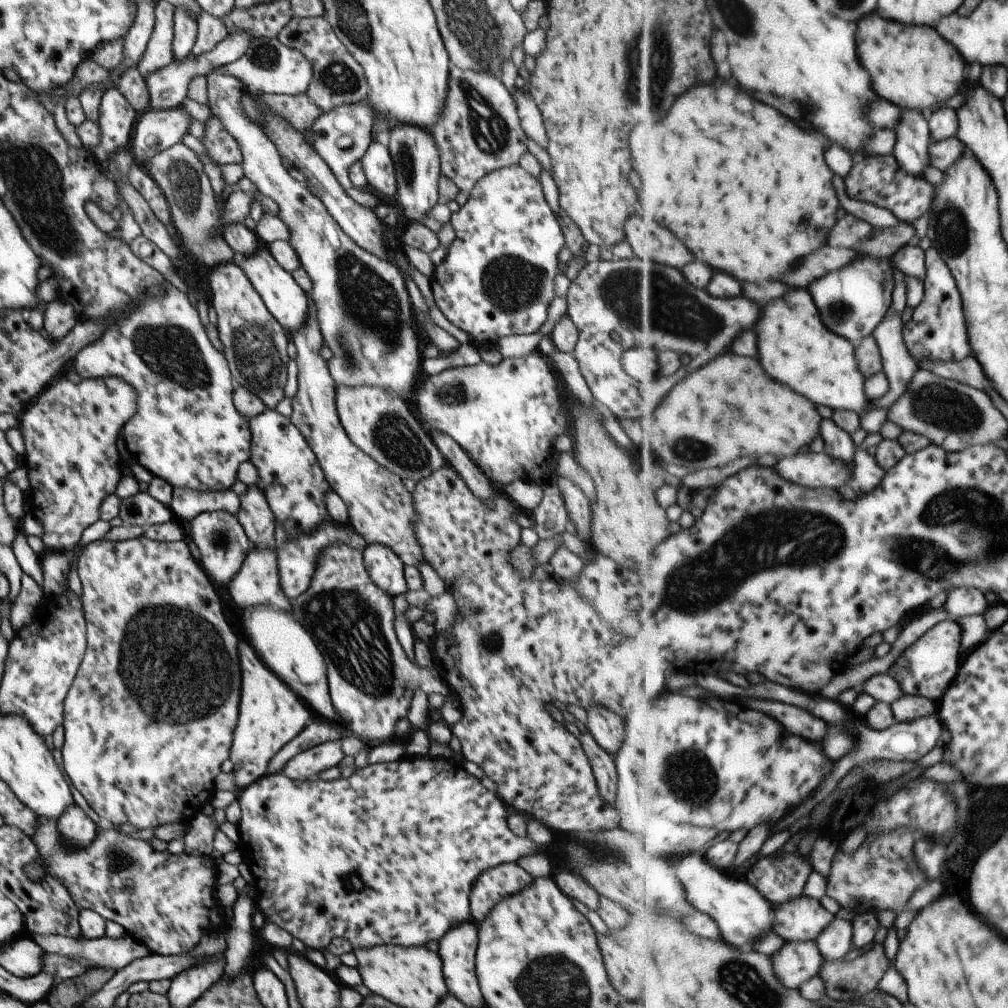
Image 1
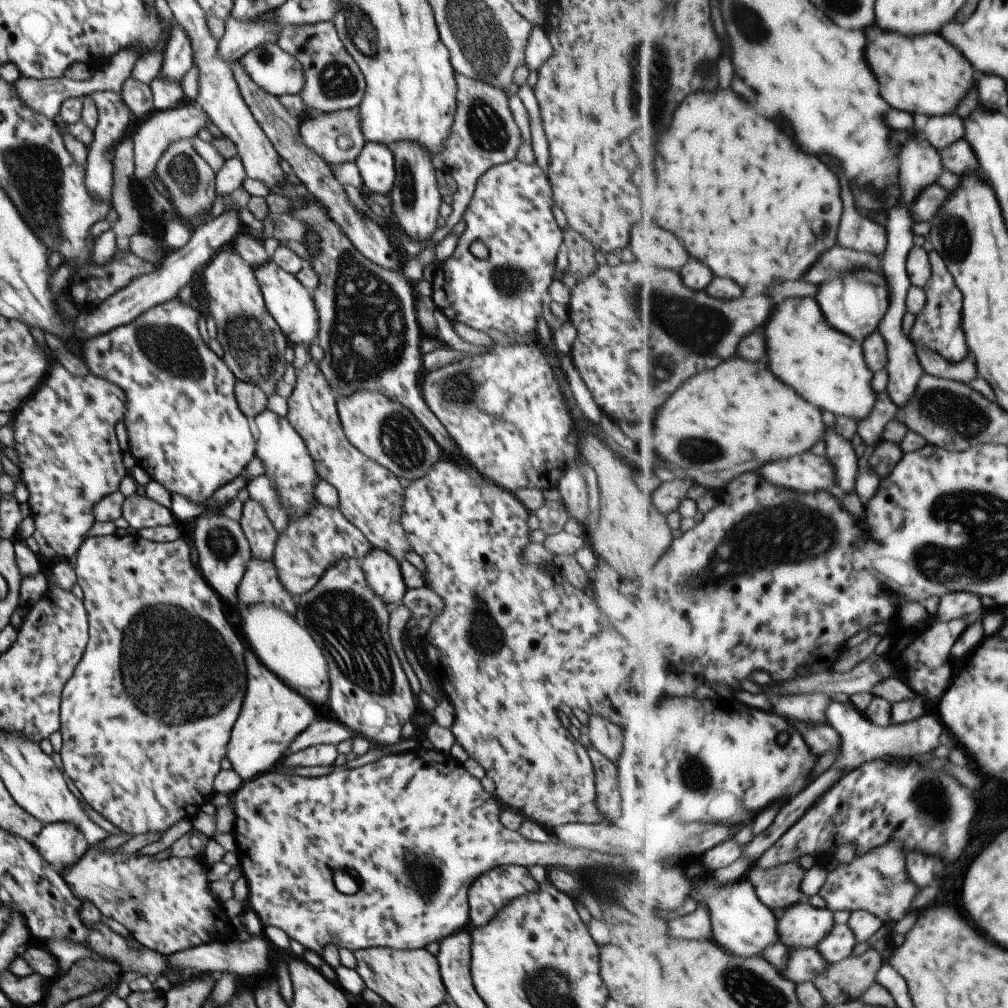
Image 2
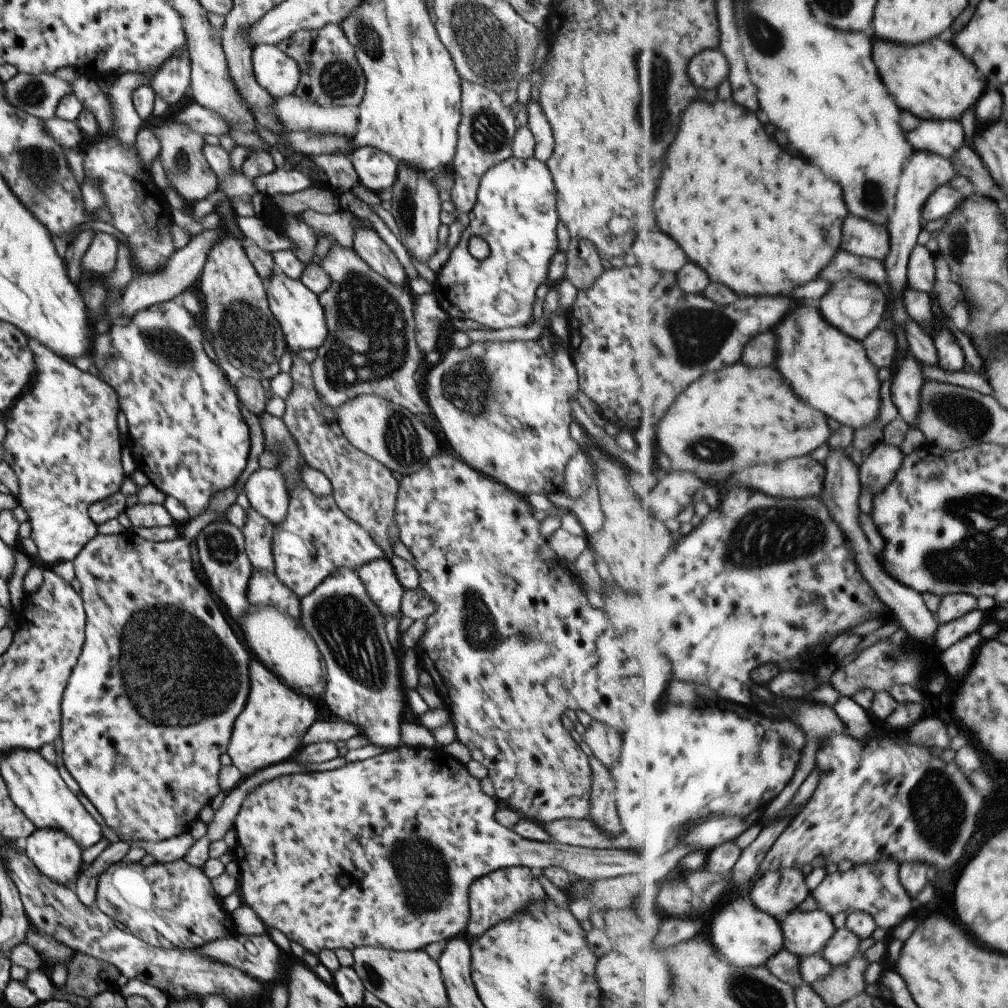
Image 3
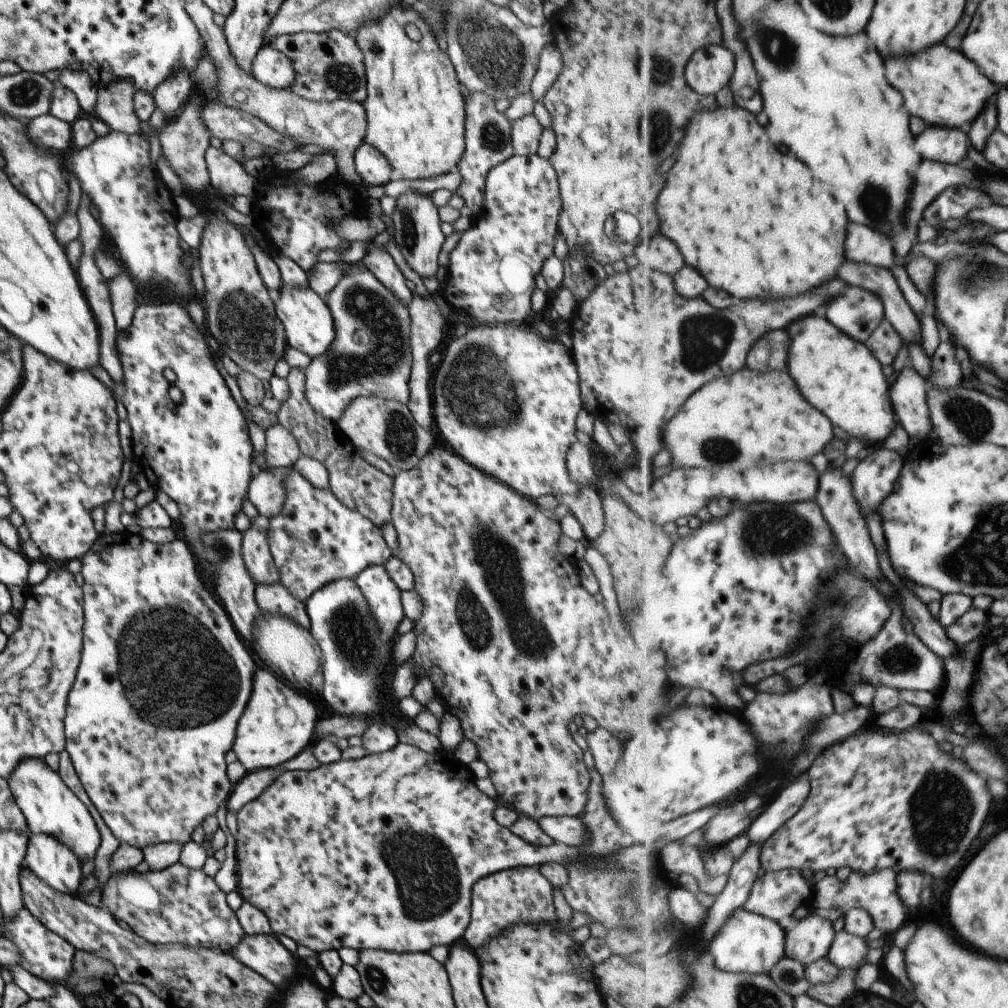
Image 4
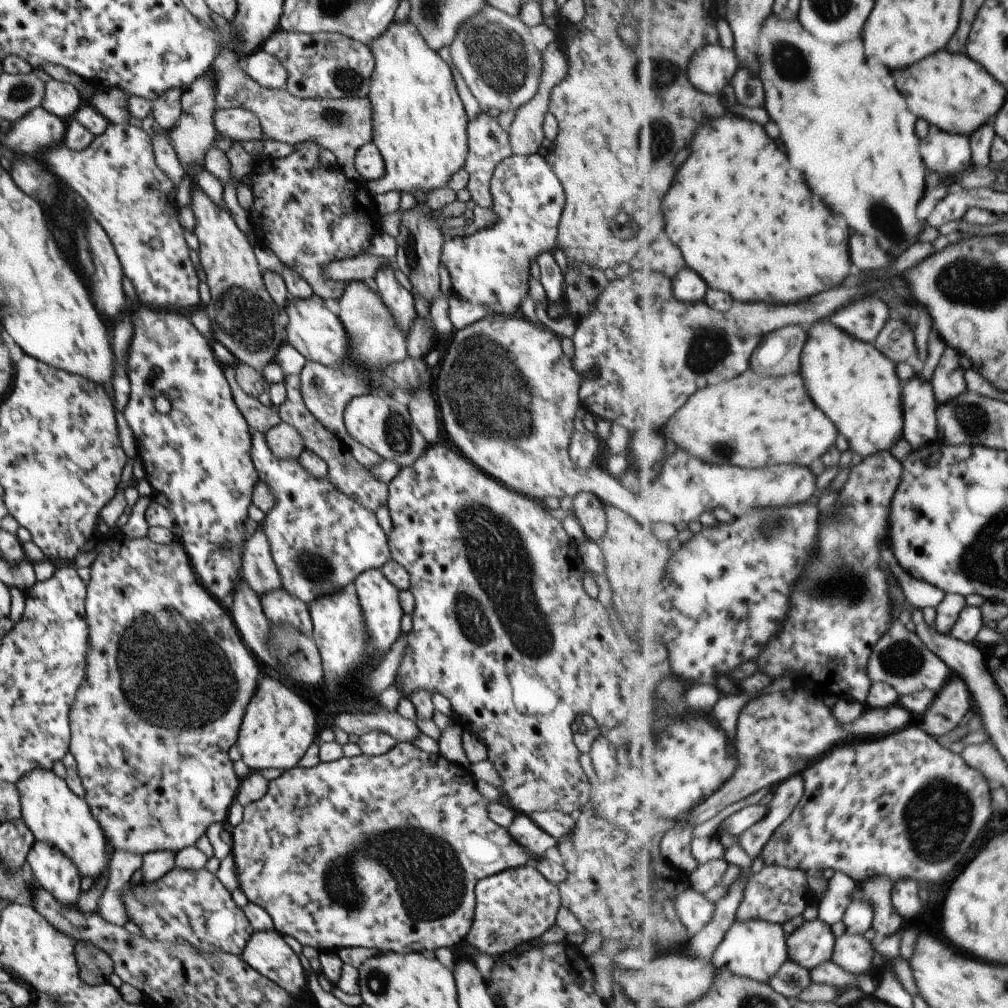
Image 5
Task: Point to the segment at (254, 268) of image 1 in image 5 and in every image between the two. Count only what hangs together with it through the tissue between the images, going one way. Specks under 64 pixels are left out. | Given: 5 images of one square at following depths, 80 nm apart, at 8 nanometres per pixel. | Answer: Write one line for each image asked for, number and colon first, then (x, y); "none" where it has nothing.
2: (290, 305)
3: (301, 318)
4: (307, 324)
5: (310, 328)

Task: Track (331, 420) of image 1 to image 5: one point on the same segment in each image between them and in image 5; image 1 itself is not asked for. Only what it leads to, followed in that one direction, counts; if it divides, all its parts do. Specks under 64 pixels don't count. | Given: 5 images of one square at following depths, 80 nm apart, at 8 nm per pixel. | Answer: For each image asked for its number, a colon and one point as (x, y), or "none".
2: (369, 496)
3: (363, 489)
4: (358, 485)
5: (354, 480)

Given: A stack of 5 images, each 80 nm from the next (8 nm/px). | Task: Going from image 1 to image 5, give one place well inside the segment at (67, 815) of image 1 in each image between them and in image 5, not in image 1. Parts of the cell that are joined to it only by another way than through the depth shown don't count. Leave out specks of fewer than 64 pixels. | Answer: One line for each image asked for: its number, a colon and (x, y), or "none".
2: (60, 844)
3: (56, 855)
4: (53, 862)
5: (52, 870)

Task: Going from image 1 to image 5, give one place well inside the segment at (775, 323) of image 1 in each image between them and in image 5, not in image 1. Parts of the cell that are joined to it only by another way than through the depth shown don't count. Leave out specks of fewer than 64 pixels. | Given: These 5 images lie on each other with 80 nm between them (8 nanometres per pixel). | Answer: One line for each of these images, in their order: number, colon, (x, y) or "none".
2: (827, 367)
3: (829, 368)
4: (841, 376)
5: (852, 382)

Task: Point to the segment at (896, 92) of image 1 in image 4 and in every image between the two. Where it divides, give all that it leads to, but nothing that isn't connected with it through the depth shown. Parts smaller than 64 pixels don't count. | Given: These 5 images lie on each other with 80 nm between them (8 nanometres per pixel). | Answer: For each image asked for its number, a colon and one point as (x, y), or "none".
2: (925, 74)
3: (931, 79)
4: (942, 86)

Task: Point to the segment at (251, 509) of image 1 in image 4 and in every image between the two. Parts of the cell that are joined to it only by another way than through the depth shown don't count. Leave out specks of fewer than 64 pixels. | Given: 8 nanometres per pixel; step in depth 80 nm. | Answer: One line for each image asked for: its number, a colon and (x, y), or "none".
2: (261, 536)
3: (257, 531)
4: (255, 551)

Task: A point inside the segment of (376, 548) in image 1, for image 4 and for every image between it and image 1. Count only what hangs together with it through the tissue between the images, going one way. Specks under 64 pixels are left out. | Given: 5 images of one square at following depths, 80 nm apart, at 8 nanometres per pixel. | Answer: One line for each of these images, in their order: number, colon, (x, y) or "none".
2: (381, 571)
3: (379, 580)
4: (381, 594)

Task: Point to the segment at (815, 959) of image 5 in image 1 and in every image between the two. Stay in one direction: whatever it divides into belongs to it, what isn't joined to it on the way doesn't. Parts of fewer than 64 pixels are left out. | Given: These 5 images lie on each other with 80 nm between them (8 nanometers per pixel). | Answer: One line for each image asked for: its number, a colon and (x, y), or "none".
1: (802, 919)
2: (802, 925)
3: (807, 933)
4: (810, 939)

